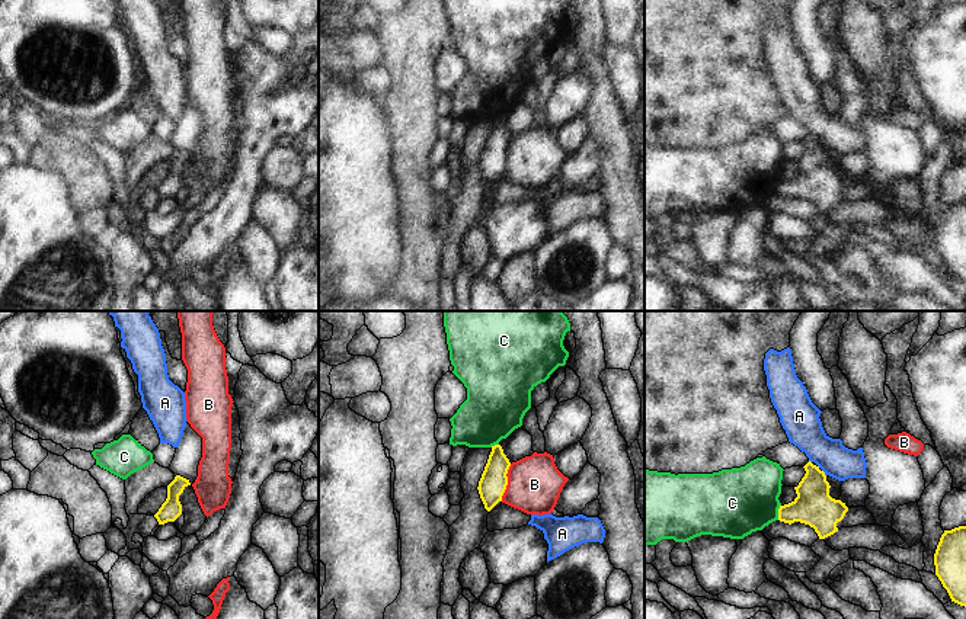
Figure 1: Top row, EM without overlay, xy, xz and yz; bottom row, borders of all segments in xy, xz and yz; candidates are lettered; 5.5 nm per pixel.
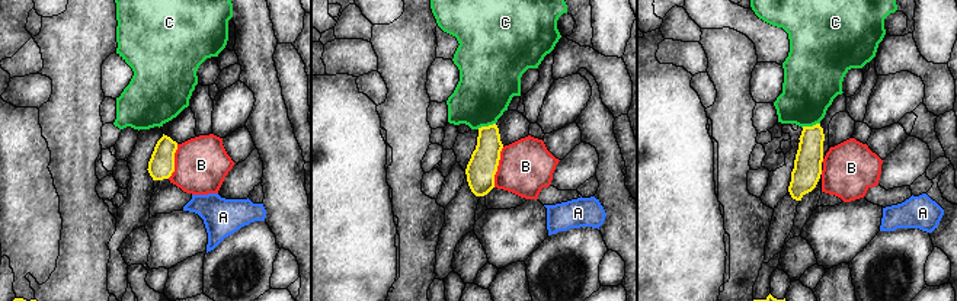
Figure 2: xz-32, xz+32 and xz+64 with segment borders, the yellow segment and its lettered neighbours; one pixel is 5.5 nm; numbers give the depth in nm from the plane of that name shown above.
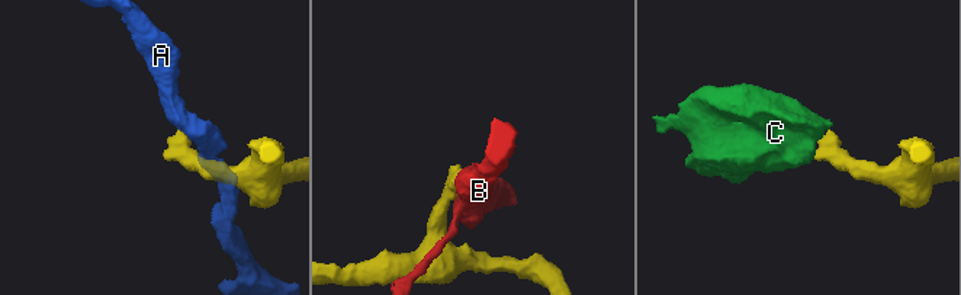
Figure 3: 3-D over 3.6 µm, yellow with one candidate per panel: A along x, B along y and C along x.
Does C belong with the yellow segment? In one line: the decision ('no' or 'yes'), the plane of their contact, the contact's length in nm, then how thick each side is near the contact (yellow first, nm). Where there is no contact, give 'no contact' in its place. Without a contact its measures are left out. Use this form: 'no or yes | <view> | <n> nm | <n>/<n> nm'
no | yz | 90 nm | 220/380 nm

